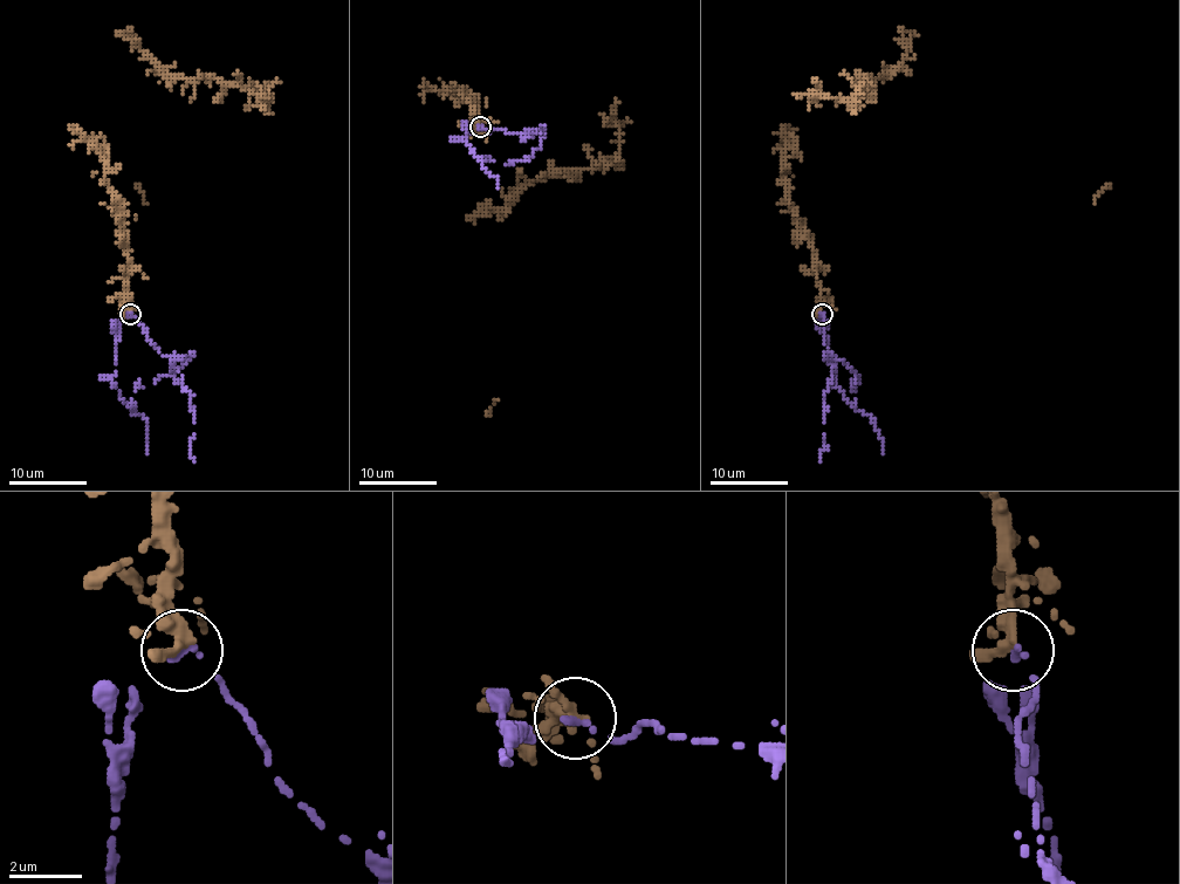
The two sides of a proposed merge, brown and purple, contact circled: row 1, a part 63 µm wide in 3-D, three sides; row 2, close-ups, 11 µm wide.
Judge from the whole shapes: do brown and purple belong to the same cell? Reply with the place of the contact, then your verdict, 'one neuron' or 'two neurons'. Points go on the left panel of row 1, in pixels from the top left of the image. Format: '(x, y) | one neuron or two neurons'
(130, 314) | two neurons

